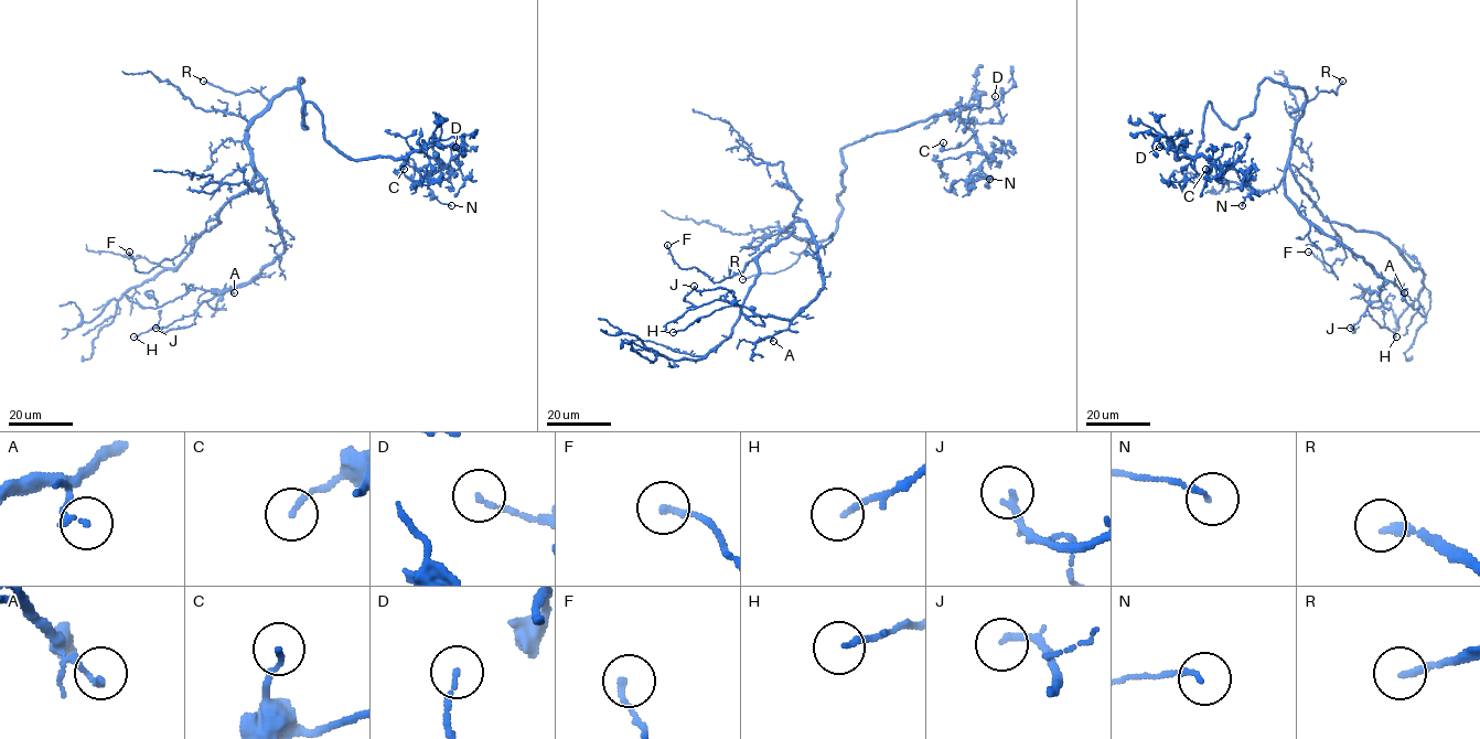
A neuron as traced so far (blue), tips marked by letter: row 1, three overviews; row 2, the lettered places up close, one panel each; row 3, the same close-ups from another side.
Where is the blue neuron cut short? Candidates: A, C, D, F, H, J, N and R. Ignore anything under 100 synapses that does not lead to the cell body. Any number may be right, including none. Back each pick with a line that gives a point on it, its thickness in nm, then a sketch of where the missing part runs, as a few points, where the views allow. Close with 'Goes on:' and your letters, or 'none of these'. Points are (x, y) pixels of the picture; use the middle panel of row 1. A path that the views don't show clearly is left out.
R: (742, 279) | 240 nm | (742, 279), (703, 286), (684, 280), (660, 259), (630, 256), (612, 246), (569, 194)
Goes on: R

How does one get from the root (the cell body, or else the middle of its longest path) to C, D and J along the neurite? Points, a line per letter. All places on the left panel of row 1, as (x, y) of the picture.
C: (288, 89), (303, 81), (303, 126), (310, 102), (354, 159), (438, 163), (404, 169)
D: (288, 89), (303, 81), (303, 126), (310, 102), (321, 115), (323, 137), (354, 159), (456, 147)
J: (288, 89), (248, 131), (251, 167), (283, 250), (247, 282), (204, 300), (193, 324), (156, 328)

